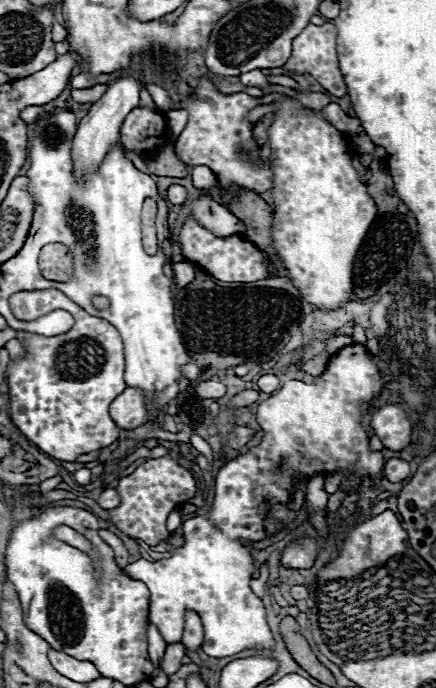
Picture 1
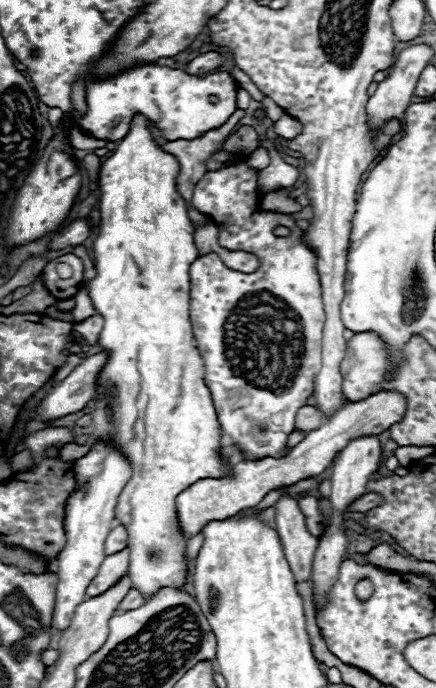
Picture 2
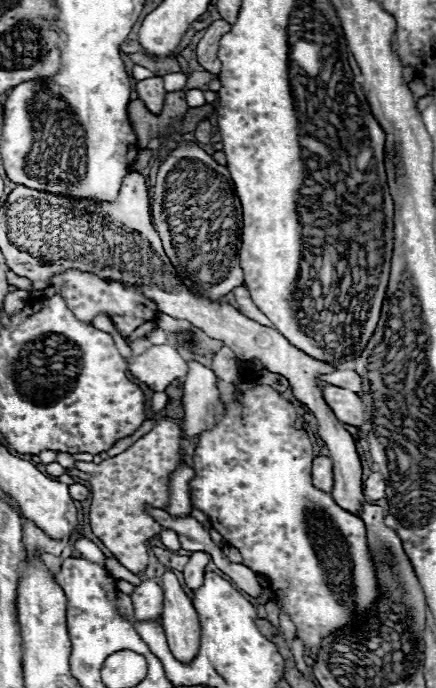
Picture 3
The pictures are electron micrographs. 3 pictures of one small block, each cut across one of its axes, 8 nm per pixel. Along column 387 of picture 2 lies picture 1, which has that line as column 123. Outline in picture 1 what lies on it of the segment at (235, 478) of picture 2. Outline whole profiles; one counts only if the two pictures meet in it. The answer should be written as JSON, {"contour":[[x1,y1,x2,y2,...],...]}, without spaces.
{"contour":[[126,388,112,404,110,404,110,416,122,430,134,430,140,424,144,424,150,416,144,396,136,388]]}

